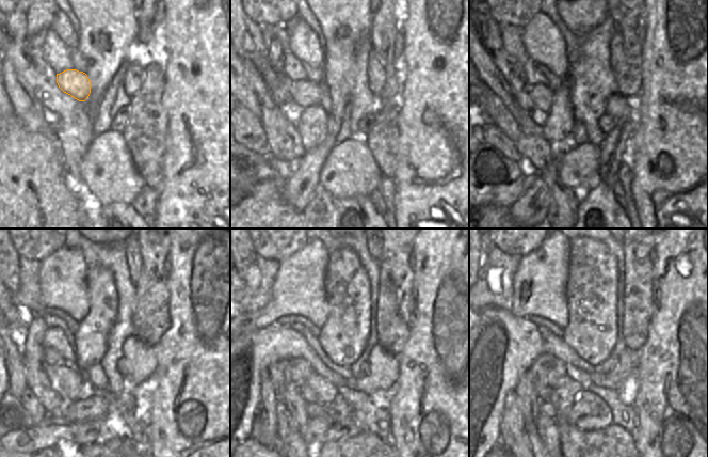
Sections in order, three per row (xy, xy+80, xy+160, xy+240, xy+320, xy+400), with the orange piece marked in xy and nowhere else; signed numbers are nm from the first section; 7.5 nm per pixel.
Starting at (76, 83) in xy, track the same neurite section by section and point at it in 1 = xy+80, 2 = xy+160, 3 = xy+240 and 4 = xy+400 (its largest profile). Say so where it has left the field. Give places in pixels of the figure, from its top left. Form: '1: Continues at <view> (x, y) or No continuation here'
1: Continues at xy+80 (304, 93)
2: Continues at xy+160 (541, 96)
3: Continues at xy+240 (54, 337)
4: Continues at xy+400 (491, 351)

